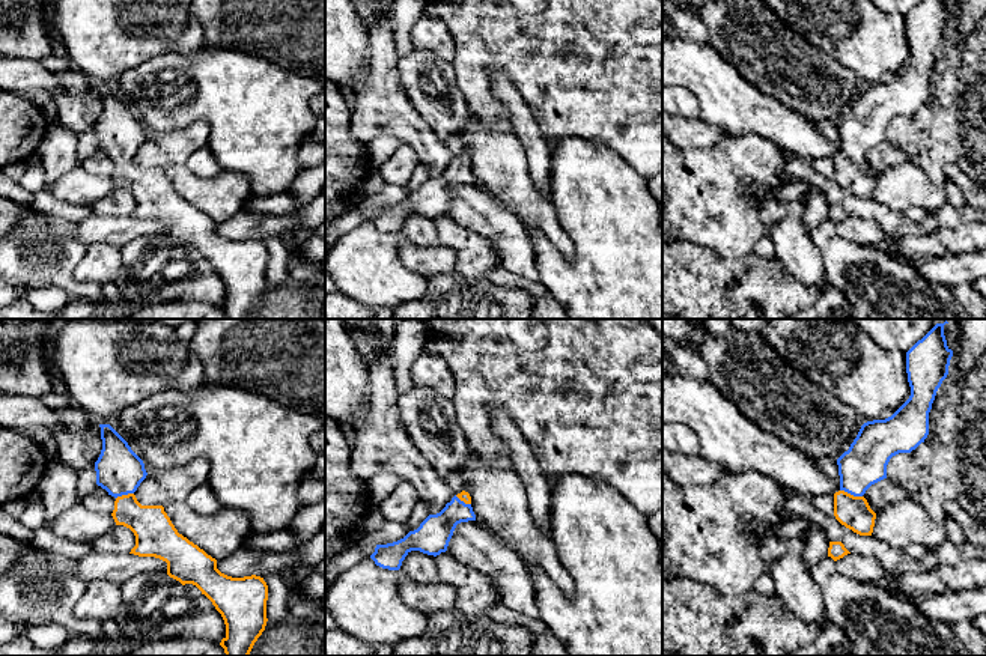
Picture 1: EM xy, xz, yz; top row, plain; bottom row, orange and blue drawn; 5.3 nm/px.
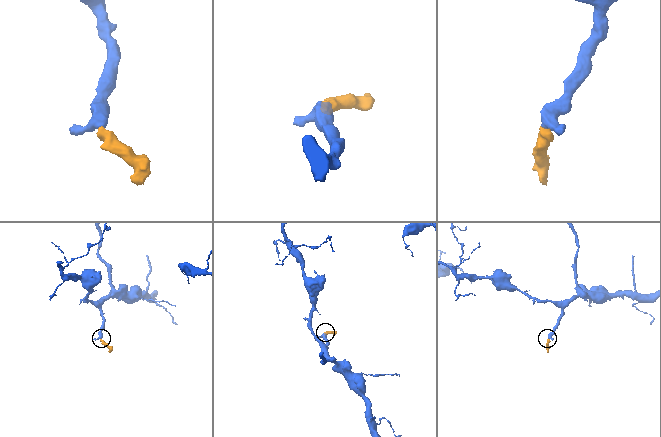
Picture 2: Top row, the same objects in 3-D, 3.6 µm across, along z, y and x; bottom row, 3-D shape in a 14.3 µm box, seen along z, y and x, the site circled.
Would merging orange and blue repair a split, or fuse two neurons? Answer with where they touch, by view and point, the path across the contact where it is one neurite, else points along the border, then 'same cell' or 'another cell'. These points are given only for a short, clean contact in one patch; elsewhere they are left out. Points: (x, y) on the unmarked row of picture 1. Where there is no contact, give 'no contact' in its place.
meets orange in yz at (849, 157); runs through yz (854, 175), (849, 169), (849, 157), (857, 136), (864, 127); same cell

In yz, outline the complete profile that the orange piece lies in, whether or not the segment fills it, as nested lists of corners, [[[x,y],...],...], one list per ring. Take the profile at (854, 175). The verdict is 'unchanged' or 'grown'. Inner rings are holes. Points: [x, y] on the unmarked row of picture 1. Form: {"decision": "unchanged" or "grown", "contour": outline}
{"decision": "grown", "contour": [[[923,0],[906,15],[906,36],[911,50],[909,62],[888,81],[867,84],[857,101],[838,122],[840,153],[834,156],[835,182],[860,199],[872,199],[876,176],[863,159],[866,153],[887,141],[887,128],[899,116],[911,116],[929,98],[929,75],[936,54],[948,38],[953,14],[945,0]]]}

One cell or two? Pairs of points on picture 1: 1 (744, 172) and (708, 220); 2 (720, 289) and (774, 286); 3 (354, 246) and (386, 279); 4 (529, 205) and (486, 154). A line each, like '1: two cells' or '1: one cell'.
1: one cell
2: one cell
3: one cell
4: one cell

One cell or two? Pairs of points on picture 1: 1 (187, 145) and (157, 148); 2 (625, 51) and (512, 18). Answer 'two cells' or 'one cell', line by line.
1: one cell
2: one cell

